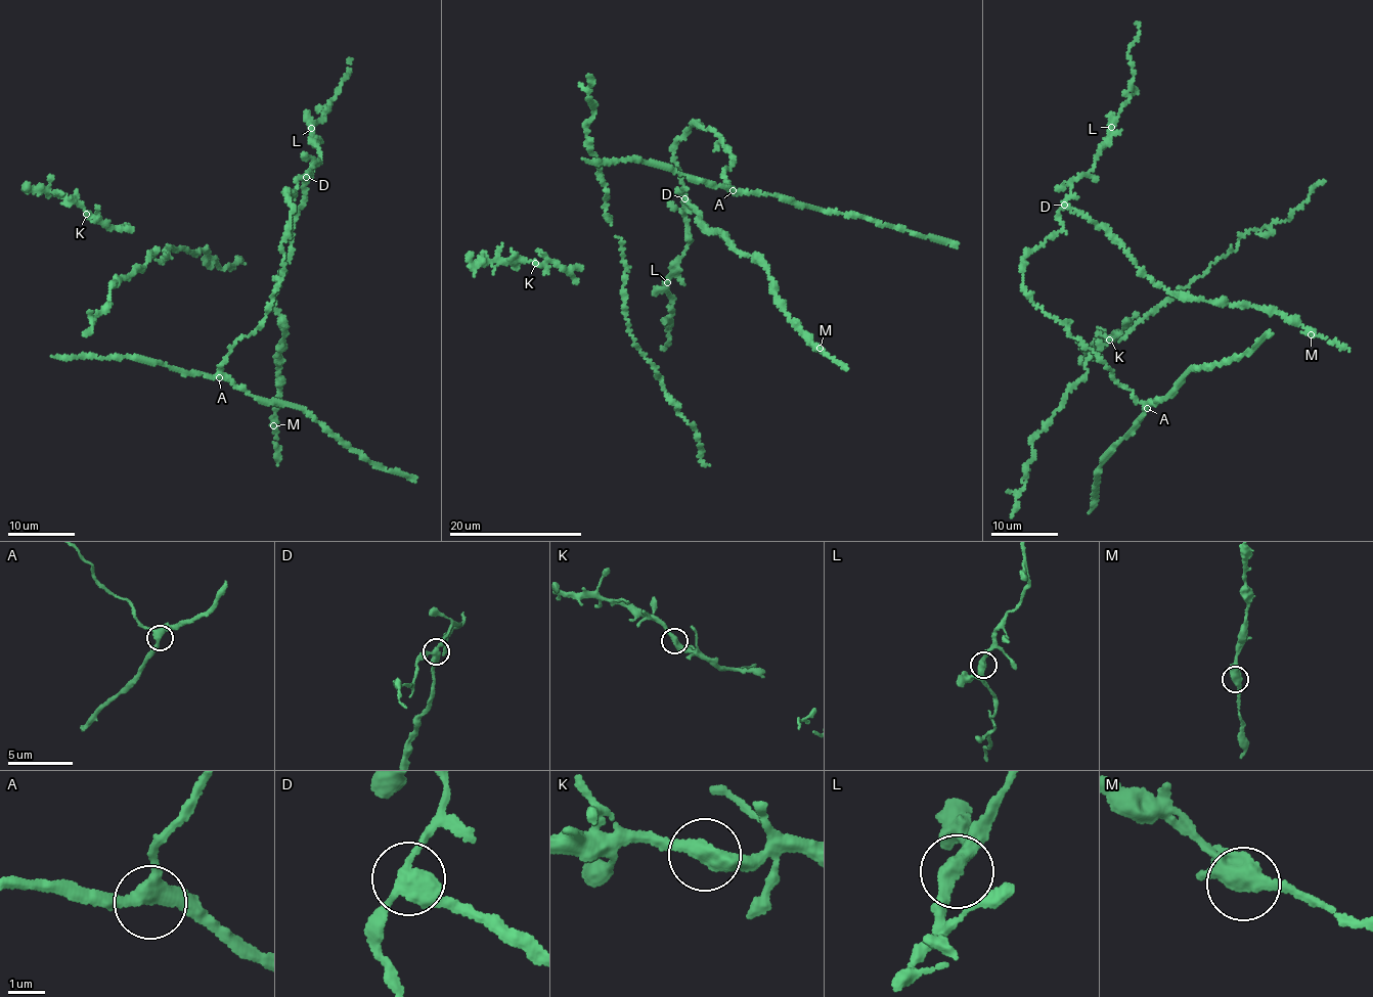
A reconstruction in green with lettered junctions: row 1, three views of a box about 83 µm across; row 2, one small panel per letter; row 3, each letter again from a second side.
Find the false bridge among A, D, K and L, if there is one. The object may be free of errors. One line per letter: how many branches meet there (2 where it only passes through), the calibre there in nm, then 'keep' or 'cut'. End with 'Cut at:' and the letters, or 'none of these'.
A: 3 | 320 nm | keep
D: 3 | 360 nm | cut
K: 2 | 400 nm | keep
L: 2 | 360 nm | keep
Cut at: D

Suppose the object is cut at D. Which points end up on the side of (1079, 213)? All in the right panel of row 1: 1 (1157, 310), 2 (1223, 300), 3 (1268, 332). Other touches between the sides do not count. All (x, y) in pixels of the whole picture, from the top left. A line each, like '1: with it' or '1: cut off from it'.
1: cut off from it
2: with it
3: cut off from it

